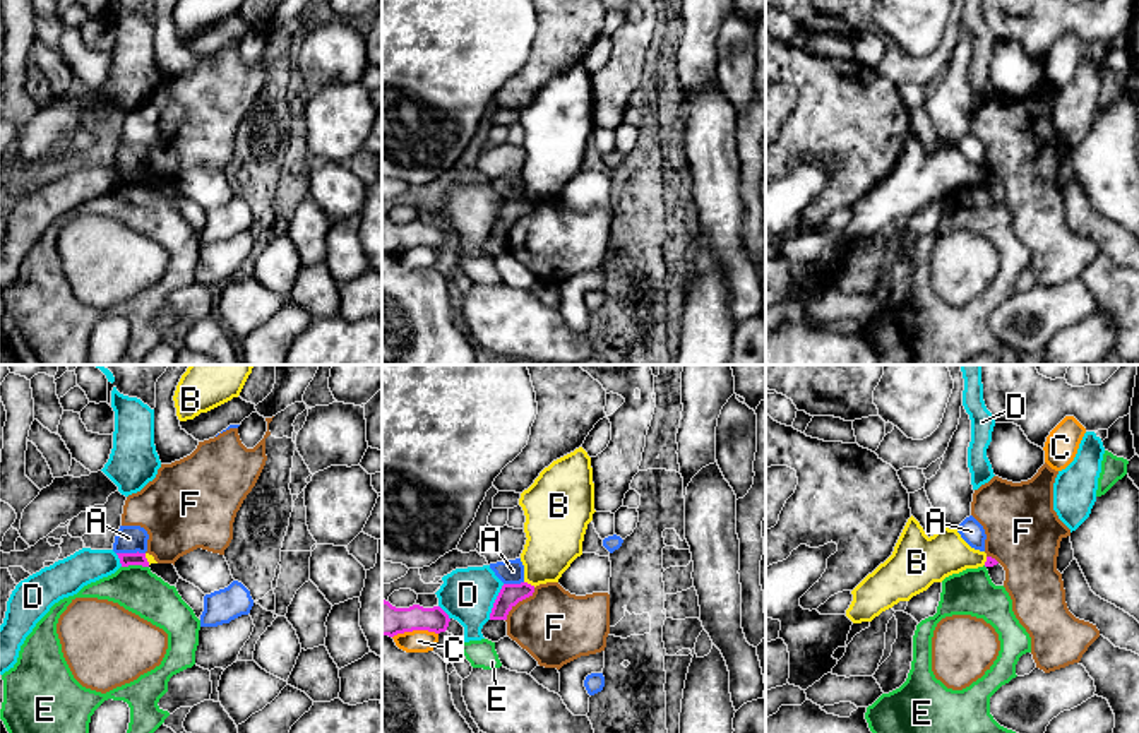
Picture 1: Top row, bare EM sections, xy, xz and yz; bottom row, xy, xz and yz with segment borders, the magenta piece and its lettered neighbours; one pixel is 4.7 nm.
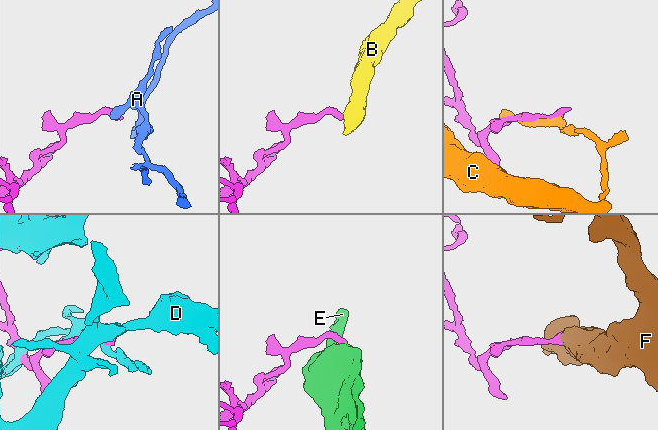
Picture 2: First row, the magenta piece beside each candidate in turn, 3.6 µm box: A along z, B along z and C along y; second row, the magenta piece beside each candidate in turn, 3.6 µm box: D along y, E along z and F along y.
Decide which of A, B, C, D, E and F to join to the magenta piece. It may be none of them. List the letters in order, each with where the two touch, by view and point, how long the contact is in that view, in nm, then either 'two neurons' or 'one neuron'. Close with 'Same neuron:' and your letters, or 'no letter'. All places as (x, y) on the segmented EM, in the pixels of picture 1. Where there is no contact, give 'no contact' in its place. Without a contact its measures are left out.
A: xy (131, 554) | 140 nm | two neurons
B: xz (530, 584) | 60 nm | two neurons
C: xz (415, 629) | 220 nm | two neurons
D: xz (495, 601) | 180 nm | two neurons
E: xy (134, 564) | 130 nm | two neurons
F: xz (518, 601) | 220 nm | two neurons
Same neuron: no letter

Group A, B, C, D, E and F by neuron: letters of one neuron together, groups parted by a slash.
A / B / C / D / E / F

